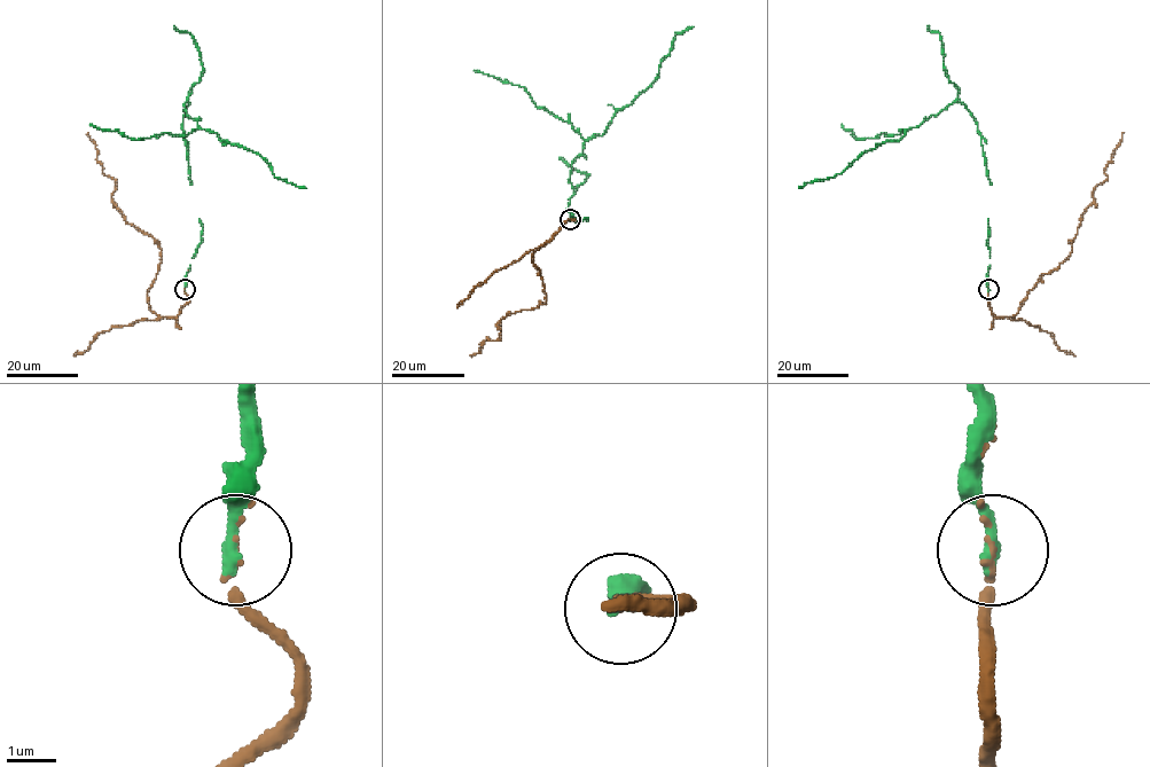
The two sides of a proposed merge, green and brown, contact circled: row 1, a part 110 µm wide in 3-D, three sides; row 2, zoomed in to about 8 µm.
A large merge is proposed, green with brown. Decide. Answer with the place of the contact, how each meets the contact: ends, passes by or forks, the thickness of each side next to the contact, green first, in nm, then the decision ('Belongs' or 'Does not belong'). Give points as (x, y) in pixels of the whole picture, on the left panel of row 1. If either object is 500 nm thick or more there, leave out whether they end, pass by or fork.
Place: (185, 289). At the ring green ends. At the ring brown ends. Thickness 320 nm (green) against 140 nm. Belongs

